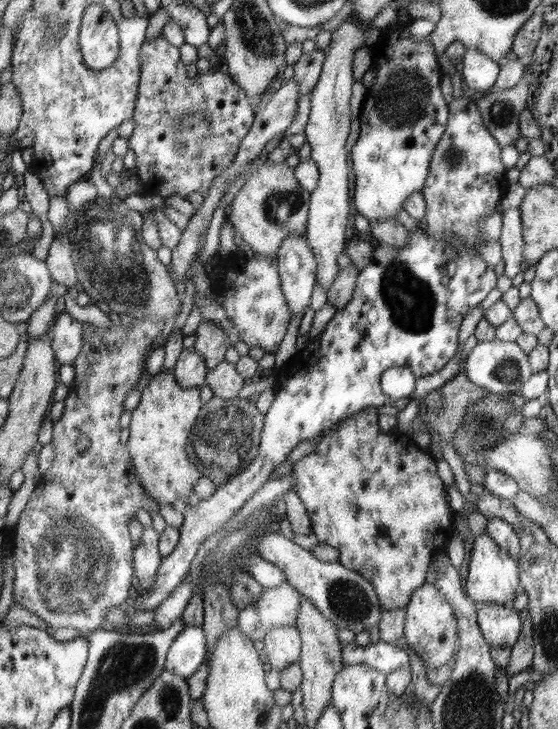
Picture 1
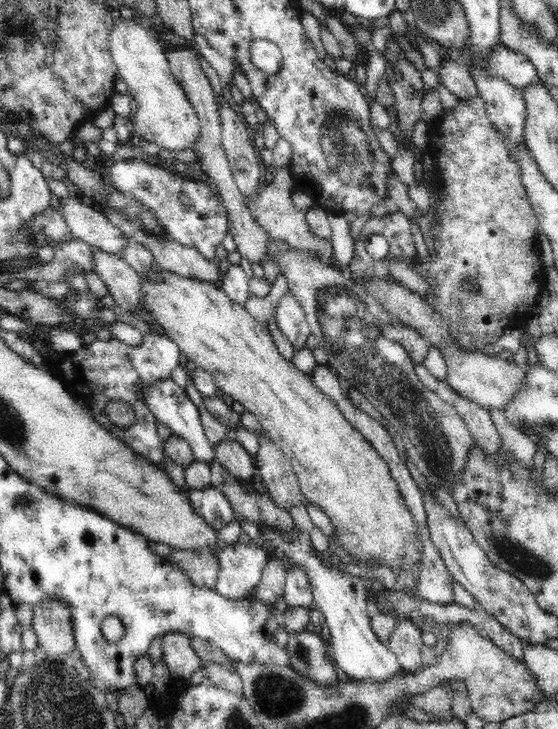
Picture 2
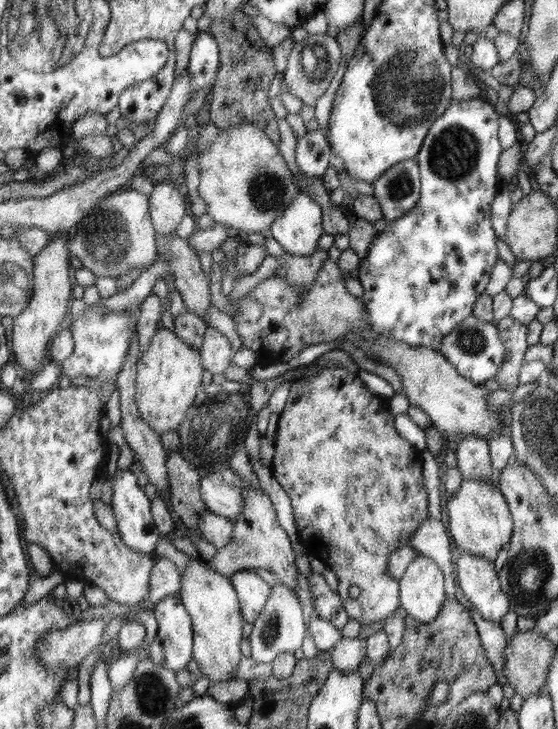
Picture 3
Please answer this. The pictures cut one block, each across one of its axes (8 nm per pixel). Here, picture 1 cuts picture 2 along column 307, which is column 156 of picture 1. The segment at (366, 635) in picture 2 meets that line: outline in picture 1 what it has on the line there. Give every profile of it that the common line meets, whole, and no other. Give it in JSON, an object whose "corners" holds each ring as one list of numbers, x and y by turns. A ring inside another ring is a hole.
{"corners":[[144,527,140,542,135,549,135,571,140,582,138,594,144,593,154,585,162,559,159,552,158,532,153,527]]}

